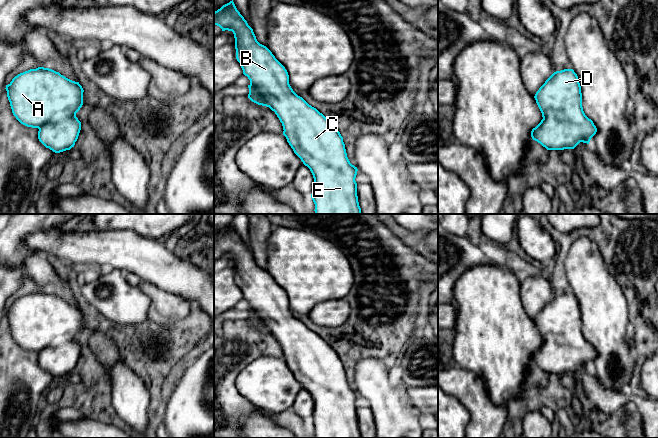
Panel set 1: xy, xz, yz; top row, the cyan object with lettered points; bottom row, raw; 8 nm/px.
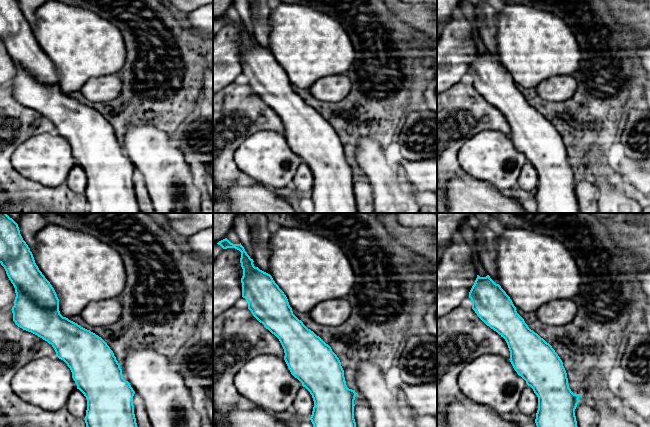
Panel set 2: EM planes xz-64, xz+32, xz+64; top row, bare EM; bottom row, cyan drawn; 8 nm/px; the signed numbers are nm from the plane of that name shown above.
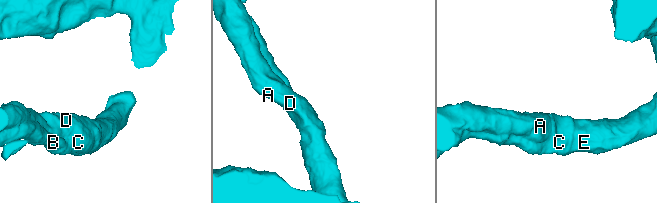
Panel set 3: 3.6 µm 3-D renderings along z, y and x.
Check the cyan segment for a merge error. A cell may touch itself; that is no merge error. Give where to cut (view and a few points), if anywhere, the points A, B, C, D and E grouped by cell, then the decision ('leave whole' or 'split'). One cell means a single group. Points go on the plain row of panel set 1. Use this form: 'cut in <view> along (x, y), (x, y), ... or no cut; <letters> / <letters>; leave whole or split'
no cut; A B C D E; leave whole

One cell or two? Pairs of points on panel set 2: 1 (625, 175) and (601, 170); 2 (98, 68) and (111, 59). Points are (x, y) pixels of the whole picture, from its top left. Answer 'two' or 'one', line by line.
1: two
2: one

